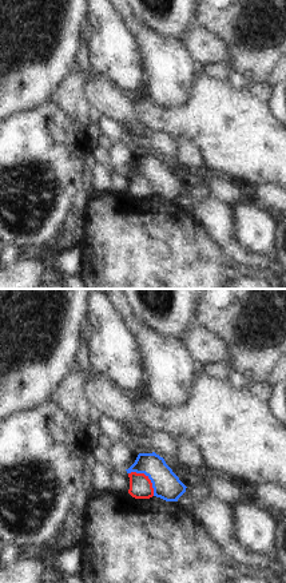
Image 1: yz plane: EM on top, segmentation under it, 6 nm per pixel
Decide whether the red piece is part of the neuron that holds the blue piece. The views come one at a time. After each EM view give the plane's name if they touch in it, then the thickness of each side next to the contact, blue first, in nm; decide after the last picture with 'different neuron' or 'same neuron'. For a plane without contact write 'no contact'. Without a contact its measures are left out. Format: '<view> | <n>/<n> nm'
yz | 170/140 nm

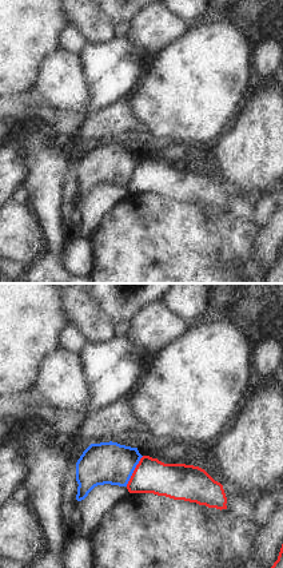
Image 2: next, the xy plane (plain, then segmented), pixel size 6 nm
xy | 260/200 nm

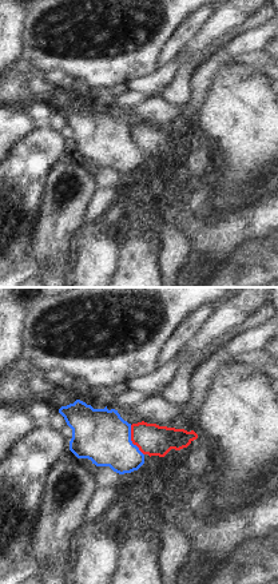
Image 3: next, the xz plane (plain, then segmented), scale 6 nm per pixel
xz | 320/190 nm

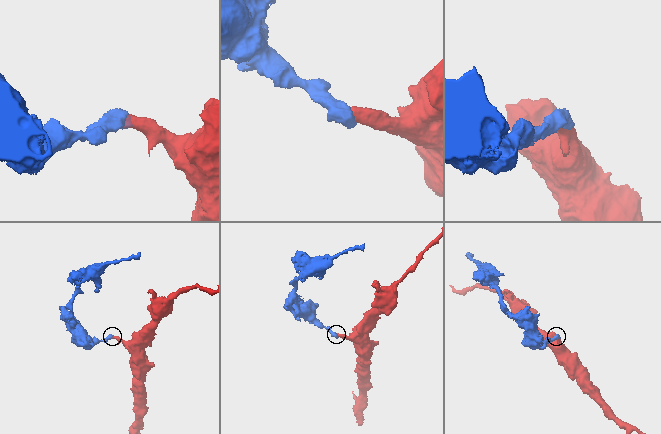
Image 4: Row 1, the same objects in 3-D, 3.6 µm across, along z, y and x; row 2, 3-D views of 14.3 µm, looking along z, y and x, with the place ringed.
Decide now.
different neuron

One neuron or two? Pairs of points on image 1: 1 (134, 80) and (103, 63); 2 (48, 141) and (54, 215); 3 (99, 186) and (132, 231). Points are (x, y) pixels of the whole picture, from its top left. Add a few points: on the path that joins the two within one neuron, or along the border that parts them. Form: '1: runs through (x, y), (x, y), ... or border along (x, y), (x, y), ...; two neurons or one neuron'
1: runs through (126, 72), (116, 63), (111, 63); one neuron
2: runs through (48, 159), (50, 171), (58, 179), (58, 197); one neuron
3: border along (95, 190), (99, 193), (111, 191); two neurons

